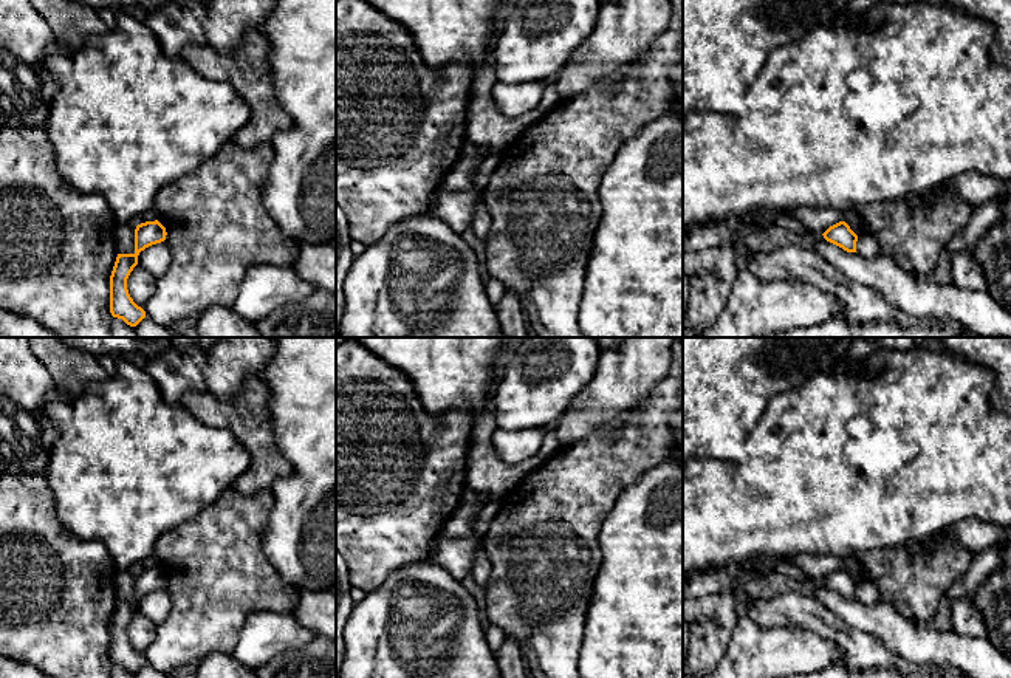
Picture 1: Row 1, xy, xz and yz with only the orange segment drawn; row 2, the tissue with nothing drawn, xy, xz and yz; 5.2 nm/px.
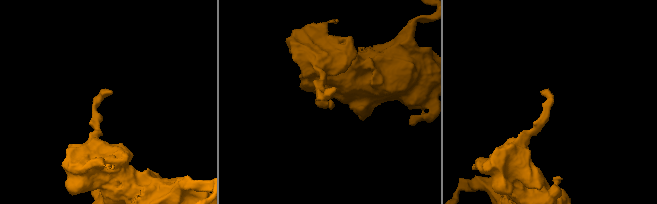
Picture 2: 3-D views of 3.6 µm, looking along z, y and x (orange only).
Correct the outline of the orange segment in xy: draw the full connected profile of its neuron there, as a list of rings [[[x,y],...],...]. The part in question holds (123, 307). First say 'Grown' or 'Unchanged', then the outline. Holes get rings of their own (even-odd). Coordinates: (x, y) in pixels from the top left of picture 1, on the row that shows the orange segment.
Unchanged. [[[158,220],[141,223],[135,229],[135,252],[118,254],[116,257],[110,276],[110,313],[130,327],[136,327],[146,317],[146,311],[130,297],[127,279],[138,265],[139,252],[152,245],[164,241],[166,235],[166,228]]]

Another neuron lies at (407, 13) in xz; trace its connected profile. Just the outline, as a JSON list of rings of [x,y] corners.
[[[502,0],[365,2],[412,34],[432,70],[464,62],[475,73],[492,57],[508,12]]]

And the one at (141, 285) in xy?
[[[136,265],[127,279],[127,289],[133,302],[144,310],[156,289],[156,277]]]

